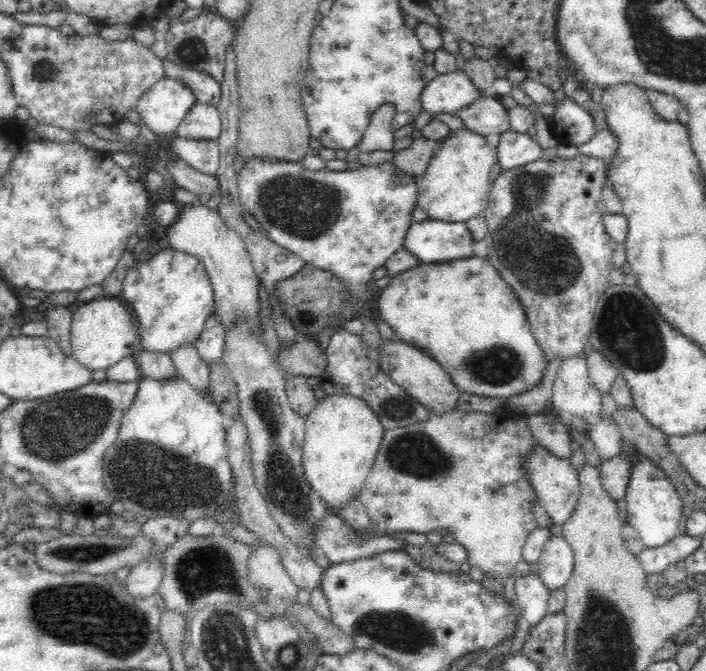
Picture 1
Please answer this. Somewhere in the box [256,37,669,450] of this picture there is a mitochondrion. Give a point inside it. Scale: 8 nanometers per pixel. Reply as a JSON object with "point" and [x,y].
{"point":[542,262]}

